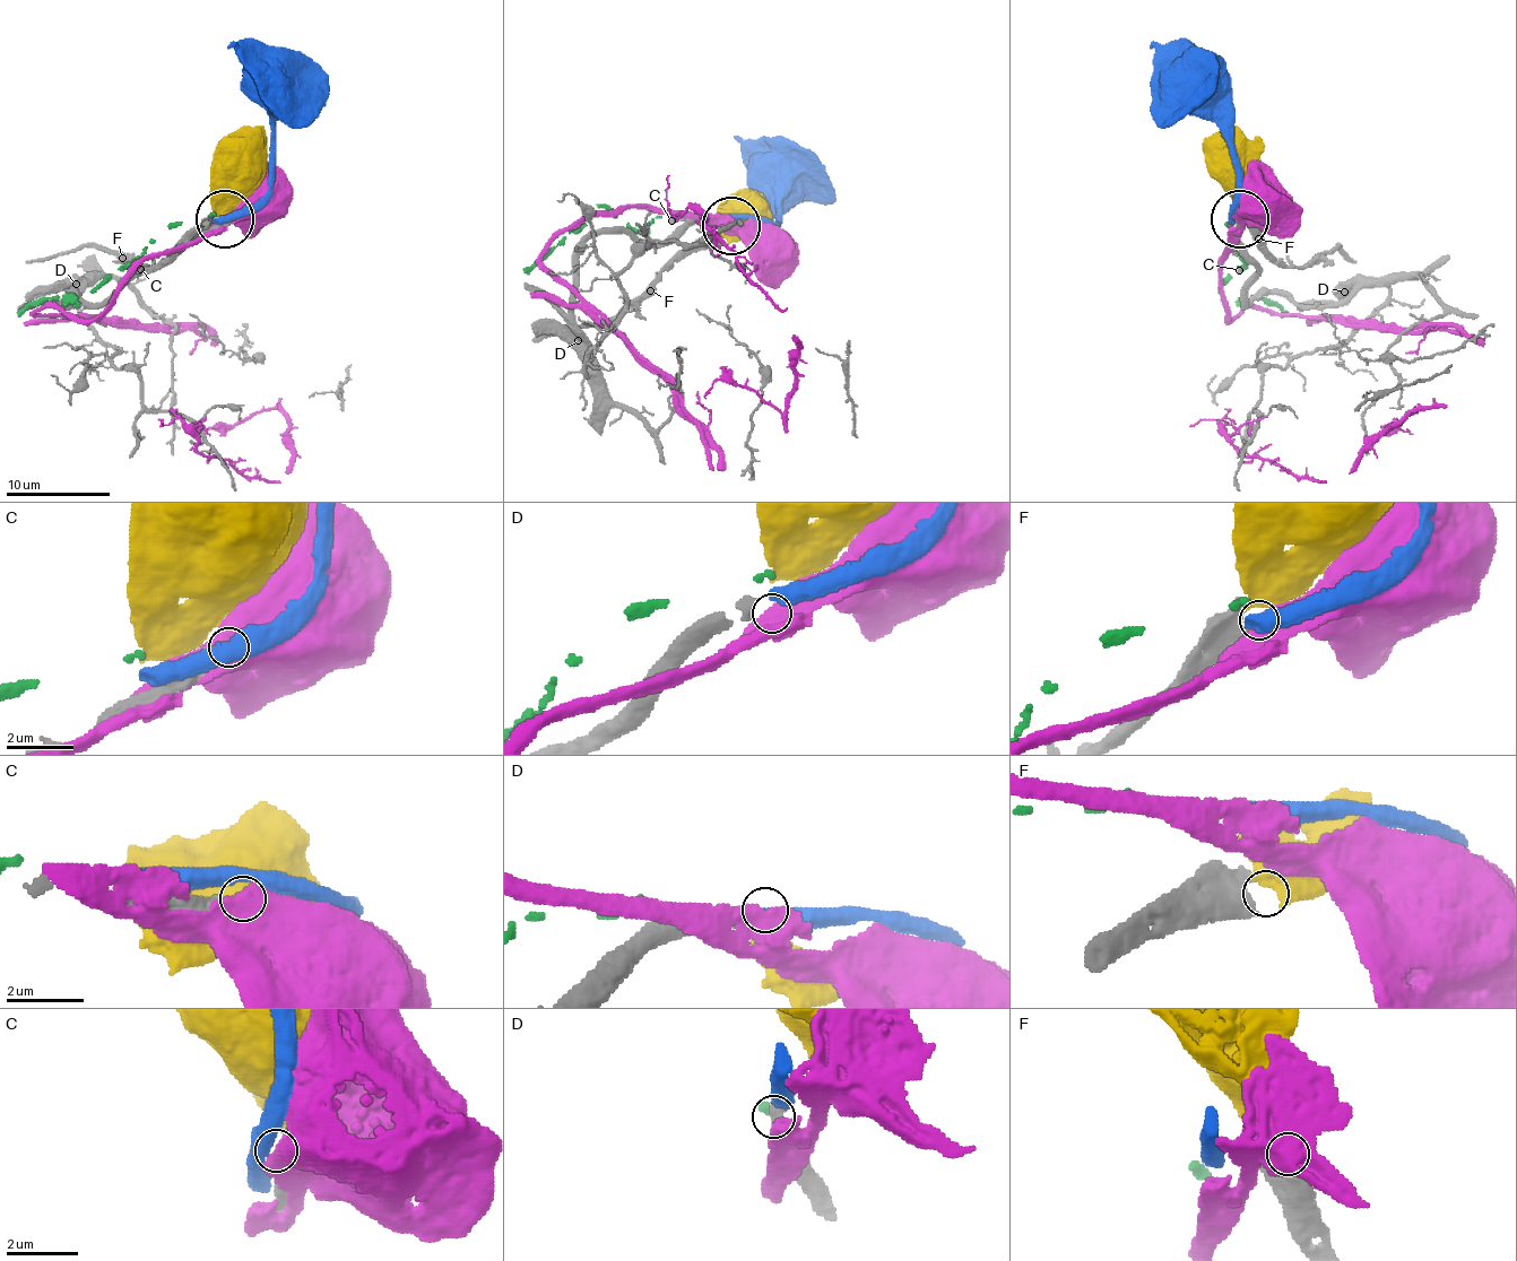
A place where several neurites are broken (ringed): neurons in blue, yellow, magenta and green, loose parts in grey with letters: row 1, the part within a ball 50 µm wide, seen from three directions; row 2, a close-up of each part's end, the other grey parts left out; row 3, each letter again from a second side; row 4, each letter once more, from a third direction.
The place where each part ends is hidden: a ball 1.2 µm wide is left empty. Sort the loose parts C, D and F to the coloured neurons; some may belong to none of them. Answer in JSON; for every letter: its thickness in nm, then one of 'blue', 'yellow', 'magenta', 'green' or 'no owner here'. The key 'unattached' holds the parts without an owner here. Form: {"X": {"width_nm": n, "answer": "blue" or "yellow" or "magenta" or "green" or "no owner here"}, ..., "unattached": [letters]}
{"C": {"width_nm": 320, "answer": "no owner here"}, "D": {"width_nm": 320, "answer": "blue"}, "F": {"width_nm": 460, "answer": "yellow"}, "unattached": ["C"]}

